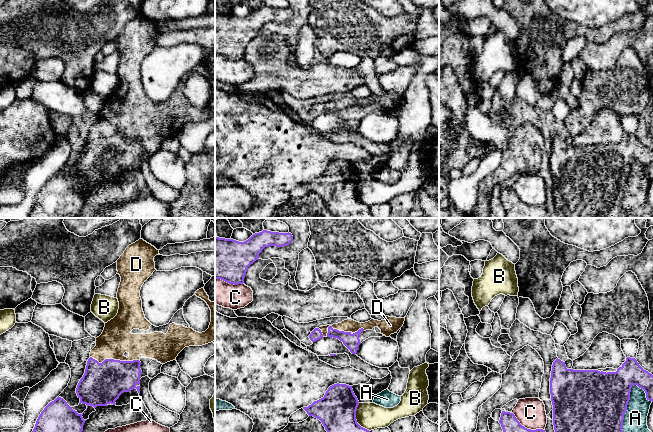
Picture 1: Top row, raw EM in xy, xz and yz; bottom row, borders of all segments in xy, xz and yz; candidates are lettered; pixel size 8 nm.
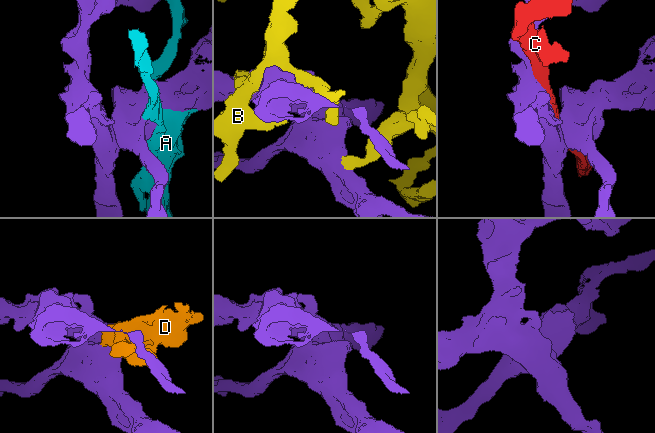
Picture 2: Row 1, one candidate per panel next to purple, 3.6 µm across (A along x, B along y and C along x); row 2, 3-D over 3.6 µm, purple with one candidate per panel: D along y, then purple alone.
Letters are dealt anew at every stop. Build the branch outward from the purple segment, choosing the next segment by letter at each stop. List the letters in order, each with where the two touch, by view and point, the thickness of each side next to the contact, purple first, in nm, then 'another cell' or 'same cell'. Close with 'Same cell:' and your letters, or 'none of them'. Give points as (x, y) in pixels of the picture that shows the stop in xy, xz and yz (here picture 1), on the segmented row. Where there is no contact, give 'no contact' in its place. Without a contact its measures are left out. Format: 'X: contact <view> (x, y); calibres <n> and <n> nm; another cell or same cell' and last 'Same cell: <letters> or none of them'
A: contact yz (626, 407); calibres 480 and 190 nm; another cell
B: contact xz (355, 419); calibres 300 and 220 nm; another cell
C: contact yz (526, 428); calibres 140 and 240 nm; another cell
D: contact xy (113, 359); calibres 340 and 260 nm; same cell
Same cell: D

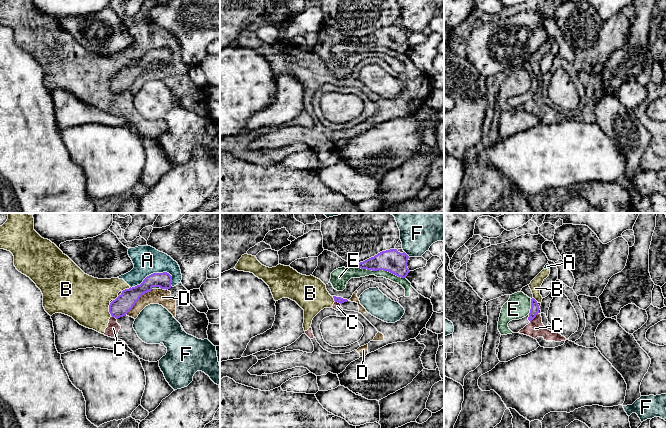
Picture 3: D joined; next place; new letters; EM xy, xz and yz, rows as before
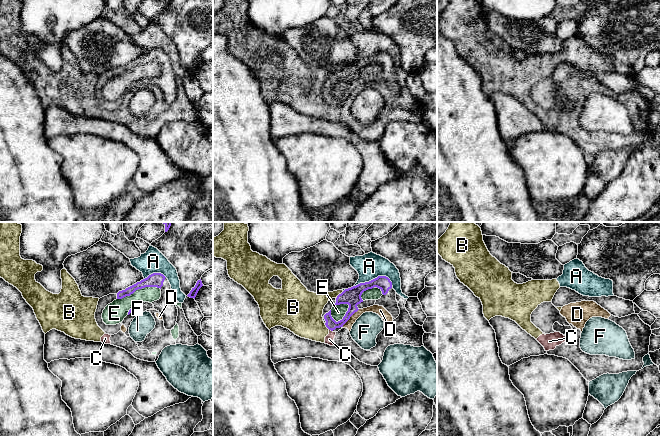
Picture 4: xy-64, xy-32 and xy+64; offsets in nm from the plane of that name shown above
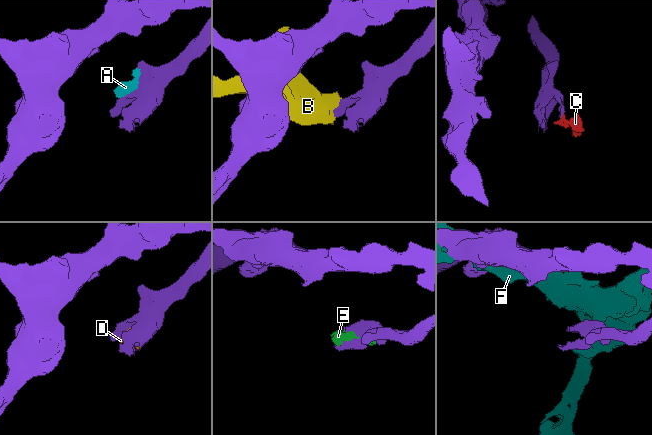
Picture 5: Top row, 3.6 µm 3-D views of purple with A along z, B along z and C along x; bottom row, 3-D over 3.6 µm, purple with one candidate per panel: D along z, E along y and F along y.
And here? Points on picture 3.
A: contact xy (151, 274); calibres 130 and 220 nm; another cell
B: contact xy (109, 309); calibres 150 and 380 nm; another cell
C: contact yz (534, 317); calibres 70 and 140 nm; another cell
D: contact xy (138, 299); calibres 150 and 130 nm; another cell
E: contact xz (380, 269); calibres 180 and 100 nm; another cell
F: contact xz (406, 254); calibres 180 and 320 nm; another cell
Same cell: none of them

